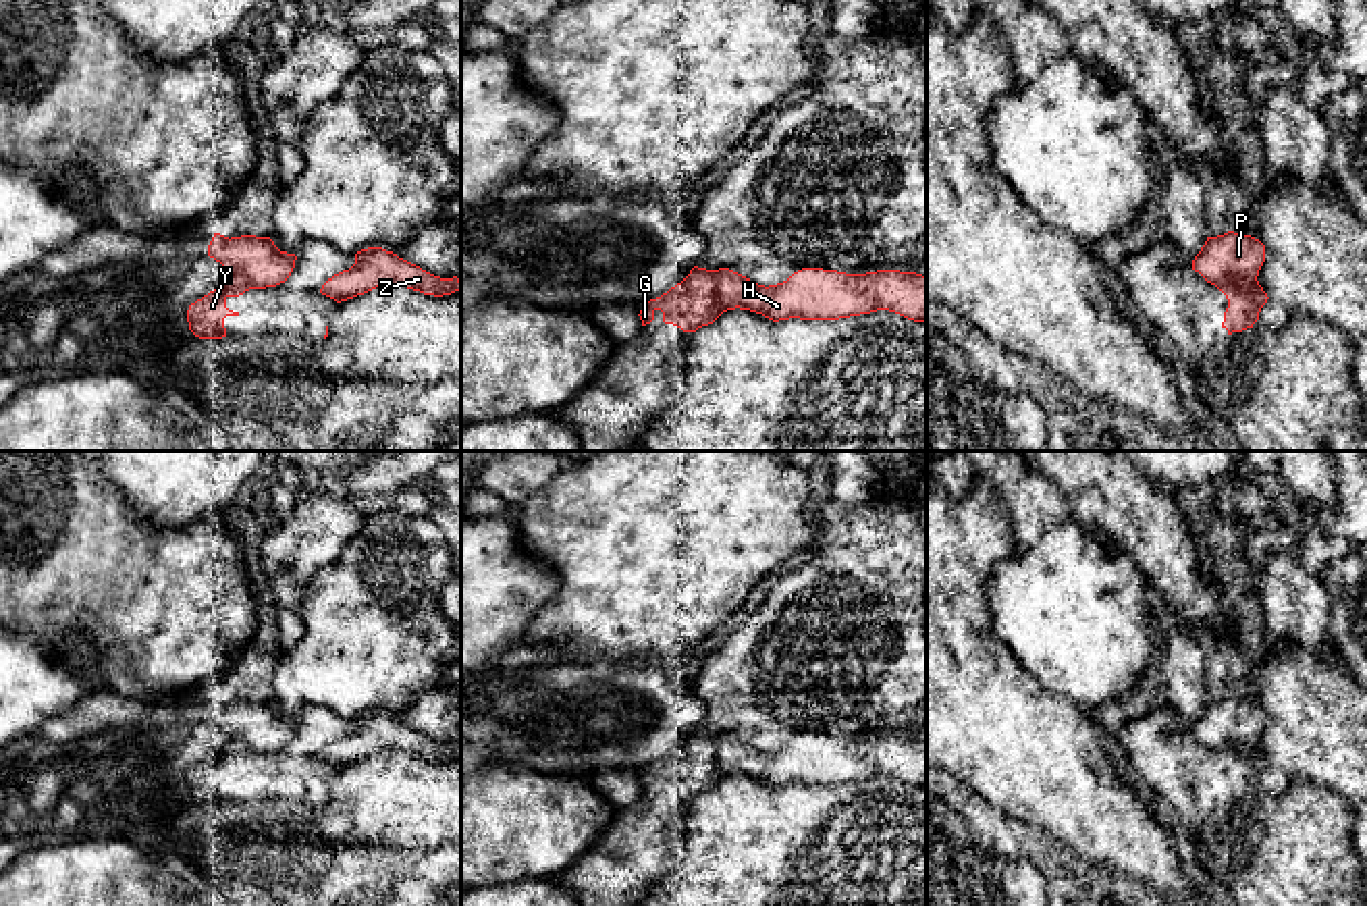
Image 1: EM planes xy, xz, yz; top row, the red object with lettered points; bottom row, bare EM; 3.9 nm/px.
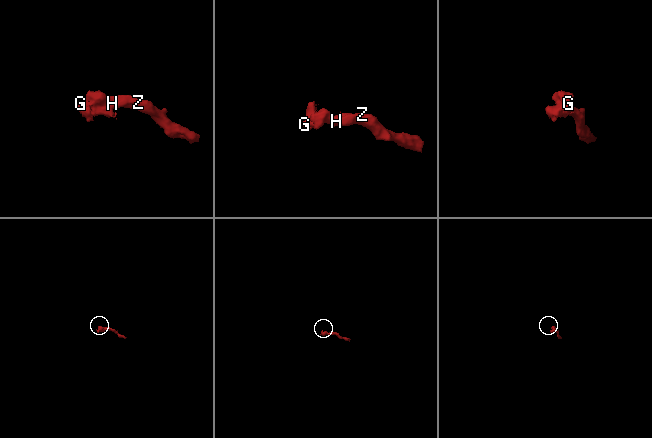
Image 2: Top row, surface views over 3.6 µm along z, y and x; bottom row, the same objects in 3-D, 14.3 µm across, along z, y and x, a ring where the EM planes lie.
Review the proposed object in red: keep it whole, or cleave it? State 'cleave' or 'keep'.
cleave

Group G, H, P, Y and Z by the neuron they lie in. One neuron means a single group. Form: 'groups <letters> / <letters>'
groups G Y / H P Z

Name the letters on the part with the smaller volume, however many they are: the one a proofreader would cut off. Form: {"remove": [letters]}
{"remove": ["G", "Y"]}

